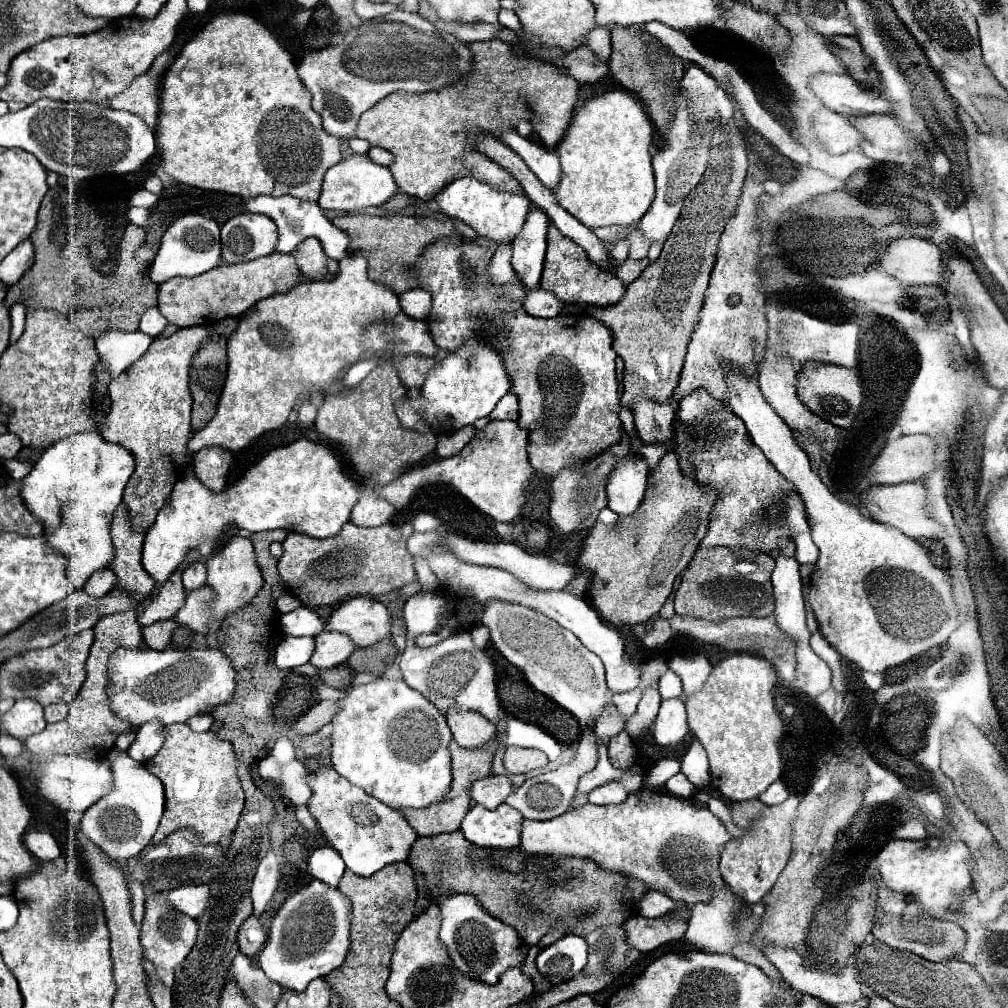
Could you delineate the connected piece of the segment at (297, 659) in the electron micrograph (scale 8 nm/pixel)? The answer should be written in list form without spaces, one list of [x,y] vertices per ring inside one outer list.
[[[284,636],[276,648],[276,666],[278,668],[296,668],[310,660],[314,652],[312,638],[292,638]]]

